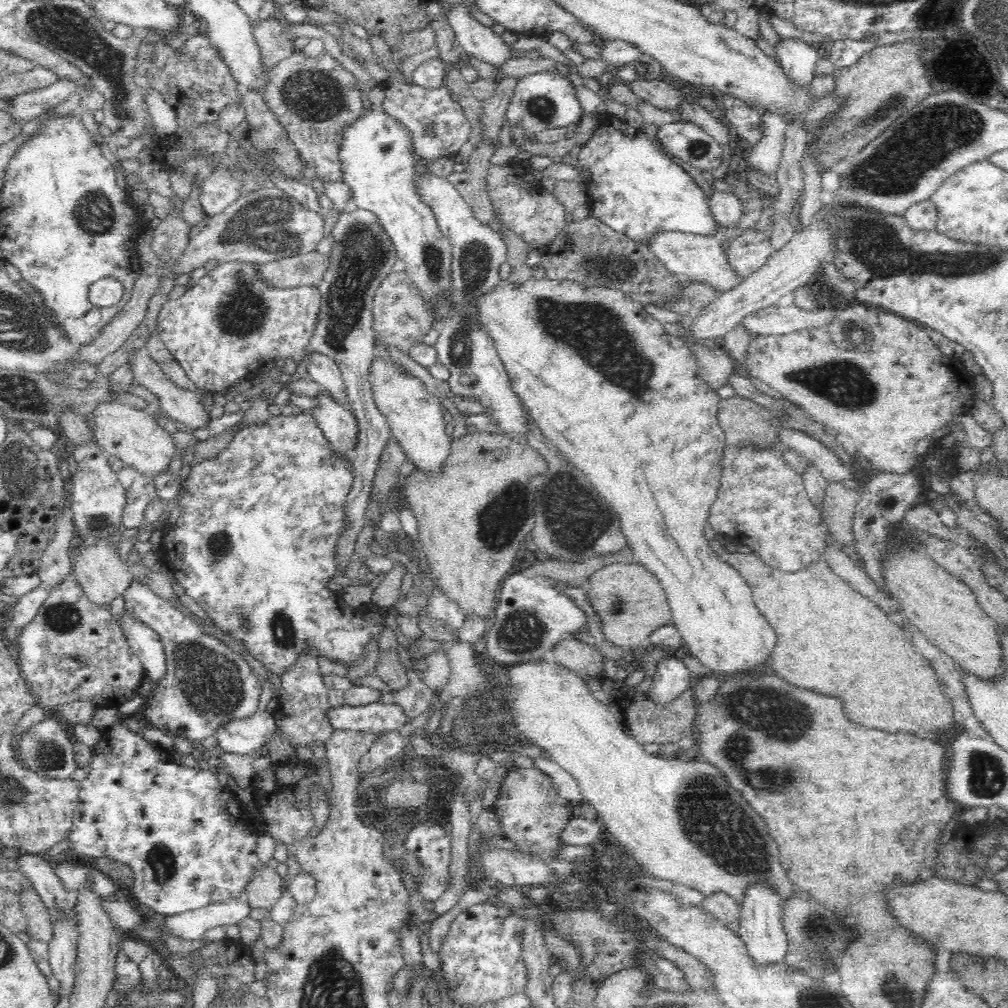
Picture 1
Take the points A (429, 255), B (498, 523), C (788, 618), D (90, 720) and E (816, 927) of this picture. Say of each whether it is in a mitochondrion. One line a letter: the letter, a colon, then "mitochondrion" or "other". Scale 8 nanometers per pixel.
A: mitochondrion
B: mitochondrion
C: other
D: other
E: mitochondrion

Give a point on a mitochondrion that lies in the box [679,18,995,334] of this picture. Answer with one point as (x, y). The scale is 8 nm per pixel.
(920, 143)

